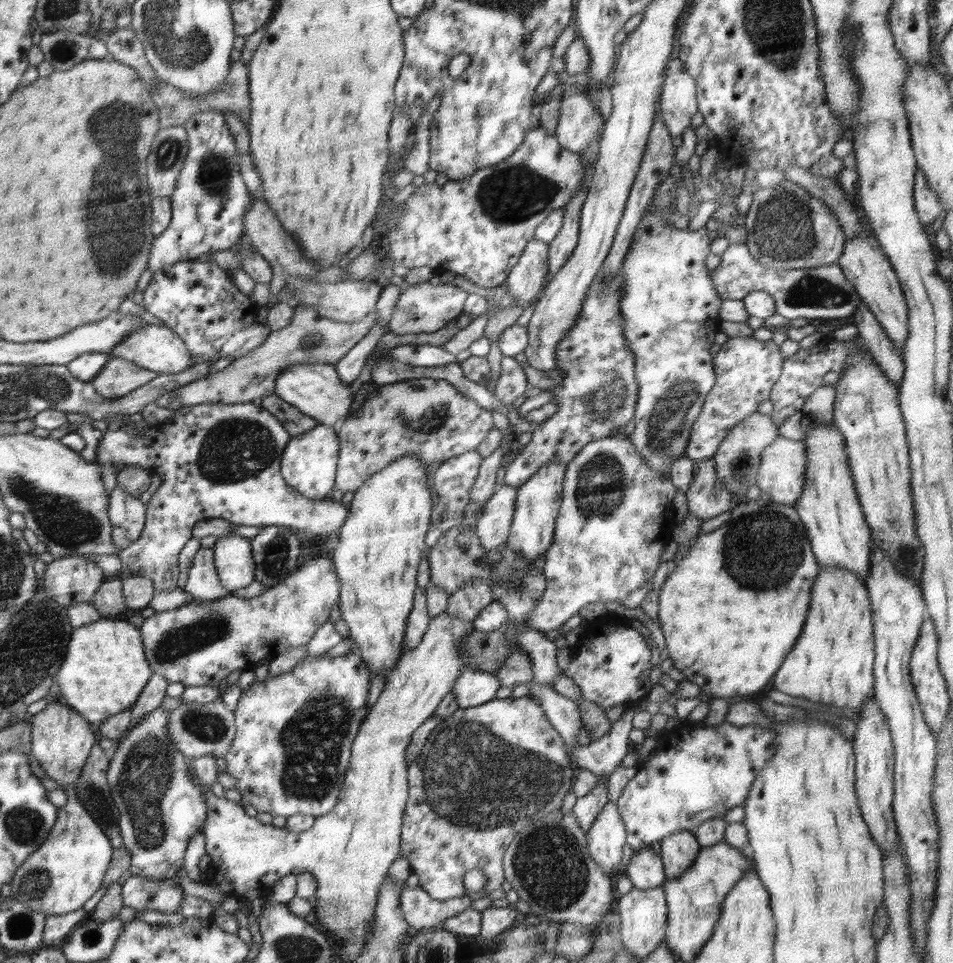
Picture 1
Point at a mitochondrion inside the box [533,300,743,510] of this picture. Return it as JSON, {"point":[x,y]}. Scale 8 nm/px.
{"point":[666,427]}

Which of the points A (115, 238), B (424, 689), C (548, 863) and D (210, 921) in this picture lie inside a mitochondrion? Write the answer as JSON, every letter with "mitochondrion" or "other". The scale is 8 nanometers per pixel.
{"A":"mitochondrion","B":"other","C":"mitochondrion","D":"other"}

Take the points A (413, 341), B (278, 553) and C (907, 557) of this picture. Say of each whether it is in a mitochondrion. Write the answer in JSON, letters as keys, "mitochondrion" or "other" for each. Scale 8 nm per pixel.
{"A":"other","B":"mitochondrion","C":"mitochondrion"}

